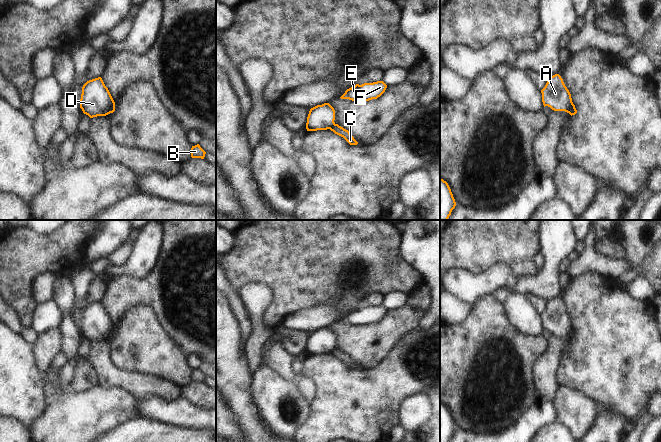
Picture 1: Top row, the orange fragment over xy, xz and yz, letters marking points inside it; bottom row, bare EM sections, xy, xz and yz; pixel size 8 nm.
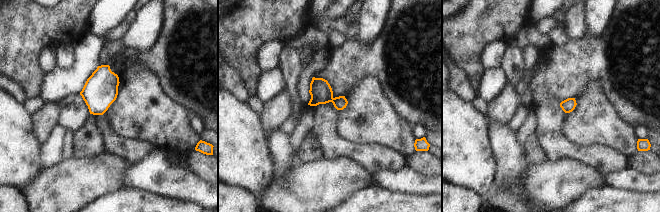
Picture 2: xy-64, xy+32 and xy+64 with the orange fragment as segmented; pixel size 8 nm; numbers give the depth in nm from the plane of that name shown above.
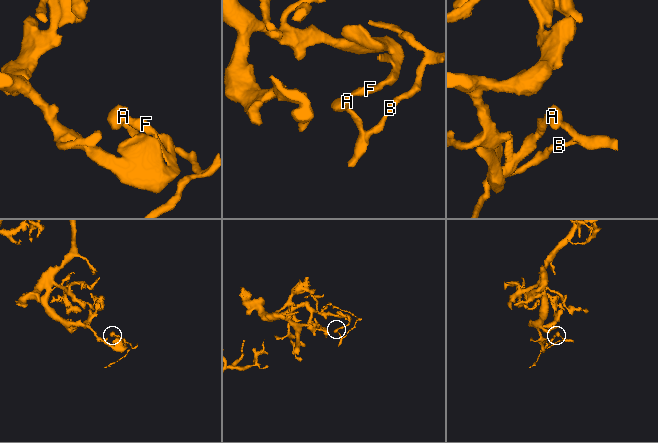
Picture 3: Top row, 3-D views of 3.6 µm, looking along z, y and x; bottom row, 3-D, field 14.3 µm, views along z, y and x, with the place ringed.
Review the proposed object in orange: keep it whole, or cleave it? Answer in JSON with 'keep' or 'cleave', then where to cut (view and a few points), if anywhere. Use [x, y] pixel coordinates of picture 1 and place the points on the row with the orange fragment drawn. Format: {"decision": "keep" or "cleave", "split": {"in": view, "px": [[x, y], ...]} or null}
{"decision": "cleave", "split": {"in": "yz", "px": [[572, 102], [568, 112]]}}

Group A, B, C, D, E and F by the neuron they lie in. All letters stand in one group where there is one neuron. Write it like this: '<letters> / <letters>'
A D E F / B C

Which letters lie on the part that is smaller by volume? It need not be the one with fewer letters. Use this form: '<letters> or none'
B, C

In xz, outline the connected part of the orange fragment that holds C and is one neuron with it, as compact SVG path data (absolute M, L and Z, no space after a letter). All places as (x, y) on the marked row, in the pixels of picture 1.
M338 124L333 125L330 128L335 134L343 137L350 145L357 145L358 142L354 139L354 137L350 134L350 132Z

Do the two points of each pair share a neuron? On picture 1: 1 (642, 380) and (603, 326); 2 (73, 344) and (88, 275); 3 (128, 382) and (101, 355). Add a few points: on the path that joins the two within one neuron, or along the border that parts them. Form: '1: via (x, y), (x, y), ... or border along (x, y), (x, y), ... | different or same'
1: via (632, 367), (632, 358), (619, 345), (616, 339) | same
2: border along (70, 278), (74, 293), (71, 315) | different
3: via (120, 378), (104, 363) | same

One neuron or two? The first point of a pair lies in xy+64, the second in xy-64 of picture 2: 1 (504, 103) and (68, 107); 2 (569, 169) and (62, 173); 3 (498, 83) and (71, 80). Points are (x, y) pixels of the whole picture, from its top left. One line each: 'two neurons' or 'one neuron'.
1: two neurons
2: one neuron
3: one neuron

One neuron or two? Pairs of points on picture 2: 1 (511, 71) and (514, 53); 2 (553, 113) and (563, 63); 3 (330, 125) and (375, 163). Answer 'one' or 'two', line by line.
1: one
2: one
3: one

